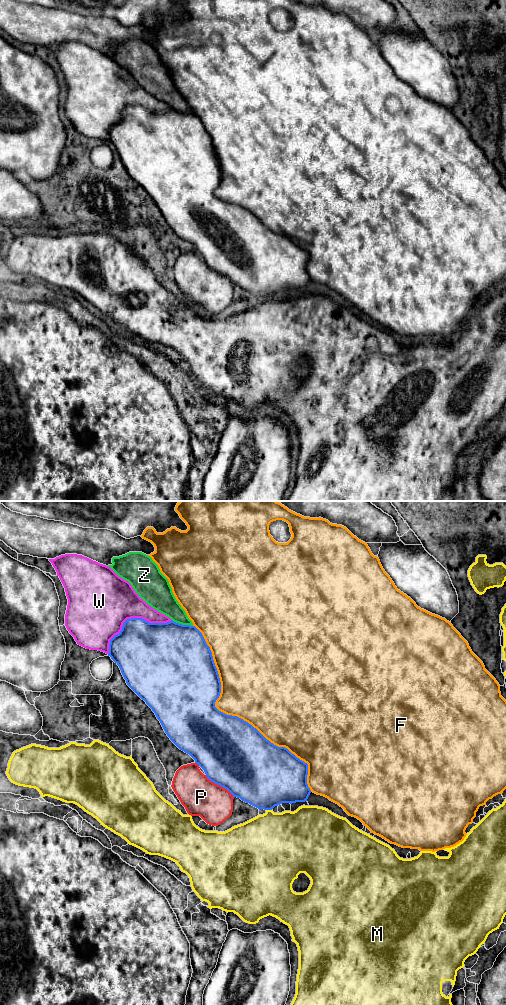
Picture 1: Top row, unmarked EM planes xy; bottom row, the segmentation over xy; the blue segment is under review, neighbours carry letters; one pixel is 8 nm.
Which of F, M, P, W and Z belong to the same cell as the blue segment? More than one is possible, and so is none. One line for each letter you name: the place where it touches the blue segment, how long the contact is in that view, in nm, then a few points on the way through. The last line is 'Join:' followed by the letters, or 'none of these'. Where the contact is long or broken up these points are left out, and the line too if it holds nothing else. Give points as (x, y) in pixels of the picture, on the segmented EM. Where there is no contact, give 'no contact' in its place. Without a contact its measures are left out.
F: contact xy (234, 716); length 1650 nm
Join: F

